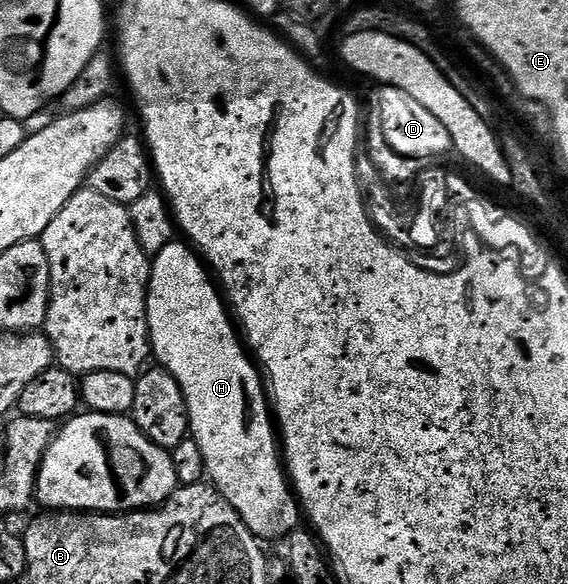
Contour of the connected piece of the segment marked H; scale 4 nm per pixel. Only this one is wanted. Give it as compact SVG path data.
M171 241L169 247L154 254L151 262L151 282L147 288L147 322L154 360L159 360L156 362L167 369L173 379L177 379L185 395L187 414L191 420L189 433L194 437L197 447L201 447L201 455L205 455L210 484L236 509L239 518L256 537L264 542L271 541L274 537L290 538L300 528L301 505L281 464L281 449L277 444L277 429L273 424L264 378L256 362L249 356L216 282L207 278L208 270L204 262L190 244L182 245L181 241Z

